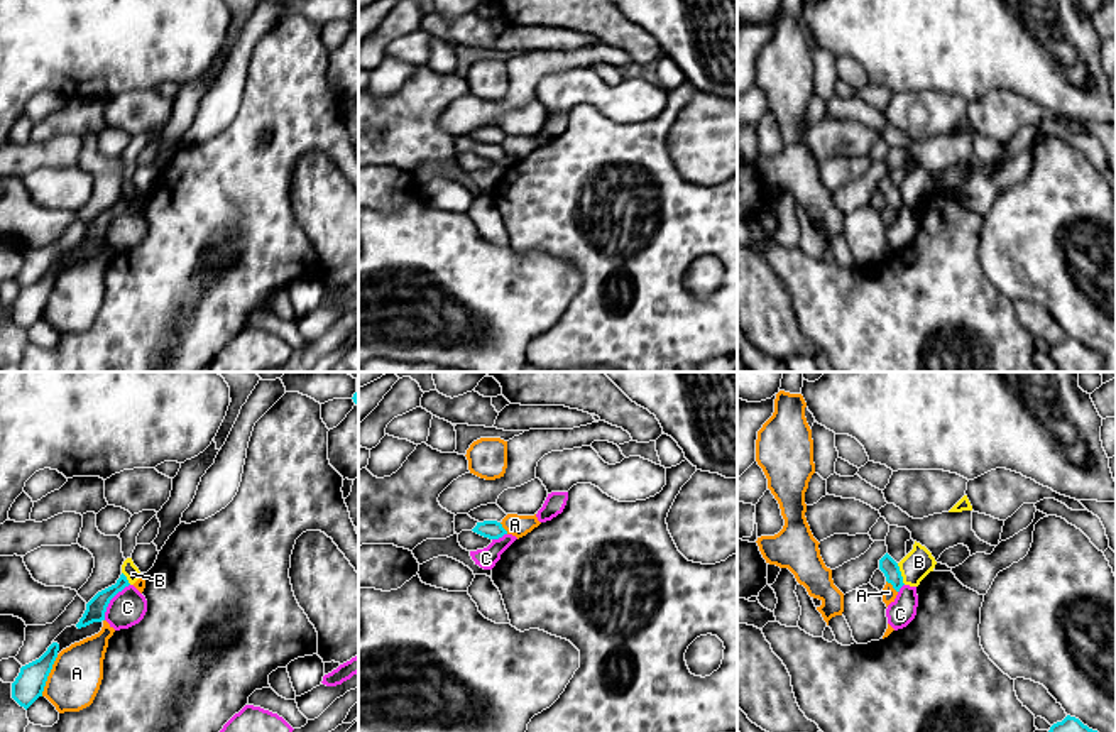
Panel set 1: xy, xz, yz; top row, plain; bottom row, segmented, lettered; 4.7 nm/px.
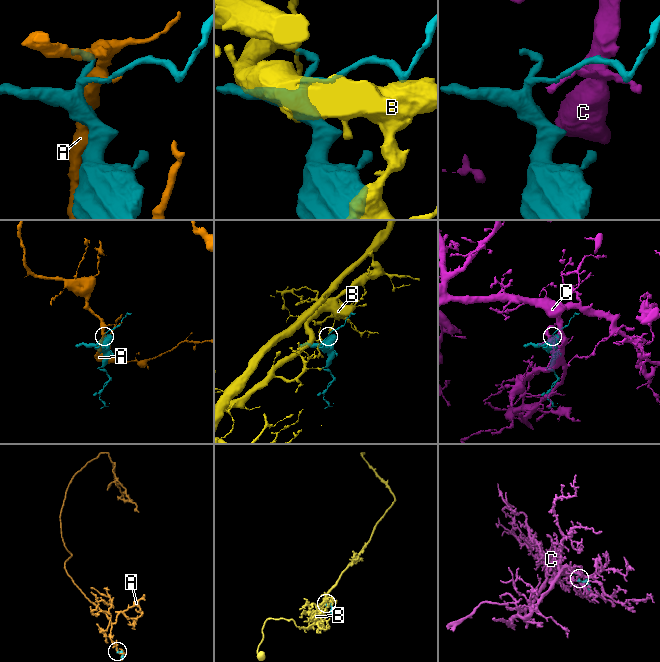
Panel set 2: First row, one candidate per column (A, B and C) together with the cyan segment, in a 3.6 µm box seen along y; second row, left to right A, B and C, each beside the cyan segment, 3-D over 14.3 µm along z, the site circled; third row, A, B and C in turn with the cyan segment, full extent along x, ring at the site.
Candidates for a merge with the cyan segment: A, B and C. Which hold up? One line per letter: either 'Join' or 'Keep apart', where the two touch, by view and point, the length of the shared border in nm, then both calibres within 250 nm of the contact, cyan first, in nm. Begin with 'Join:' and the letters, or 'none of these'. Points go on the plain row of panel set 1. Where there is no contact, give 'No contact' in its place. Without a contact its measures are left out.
Join: none of these
A: Keep apart. Touches cyan at xy (48, 296). Shared border 220 nm. Thickness 140 nm (cyan) against 240 nm
B: Keep apart. Touches cyan at yz (900, 195). Shared border 110 nm. Thickness 80 nm (cyan) against 140 nm
C: Keep apart. Touches cyan at xy (110, 220). Shared border 220 nm. Thickness 100 nm (cyan) against 170 nm

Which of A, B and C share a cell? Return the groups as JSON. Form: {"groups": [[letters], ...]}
{"groups": [["A"], ["B"], ["C"]]}

